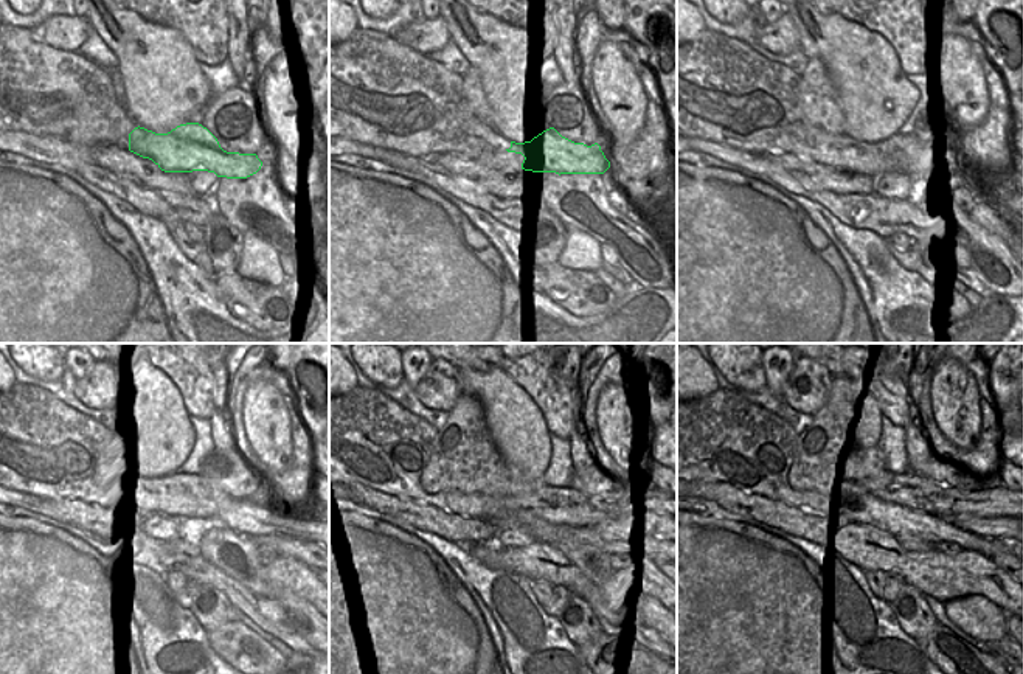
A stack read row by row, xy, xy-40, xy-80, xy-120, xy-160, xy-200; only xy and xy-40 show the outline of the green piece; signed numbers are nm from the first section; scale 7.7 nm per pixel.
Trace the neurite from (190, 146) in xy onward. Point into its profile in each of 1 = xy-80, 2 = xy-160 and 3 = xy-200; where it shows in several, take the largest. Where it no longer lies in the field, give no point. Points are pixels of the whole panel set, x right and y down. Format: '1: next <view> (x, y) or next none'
1: next xy-80 (939, 163)
2: next xy-160 (637, 525)
3: next xy-200 (992, 528)

